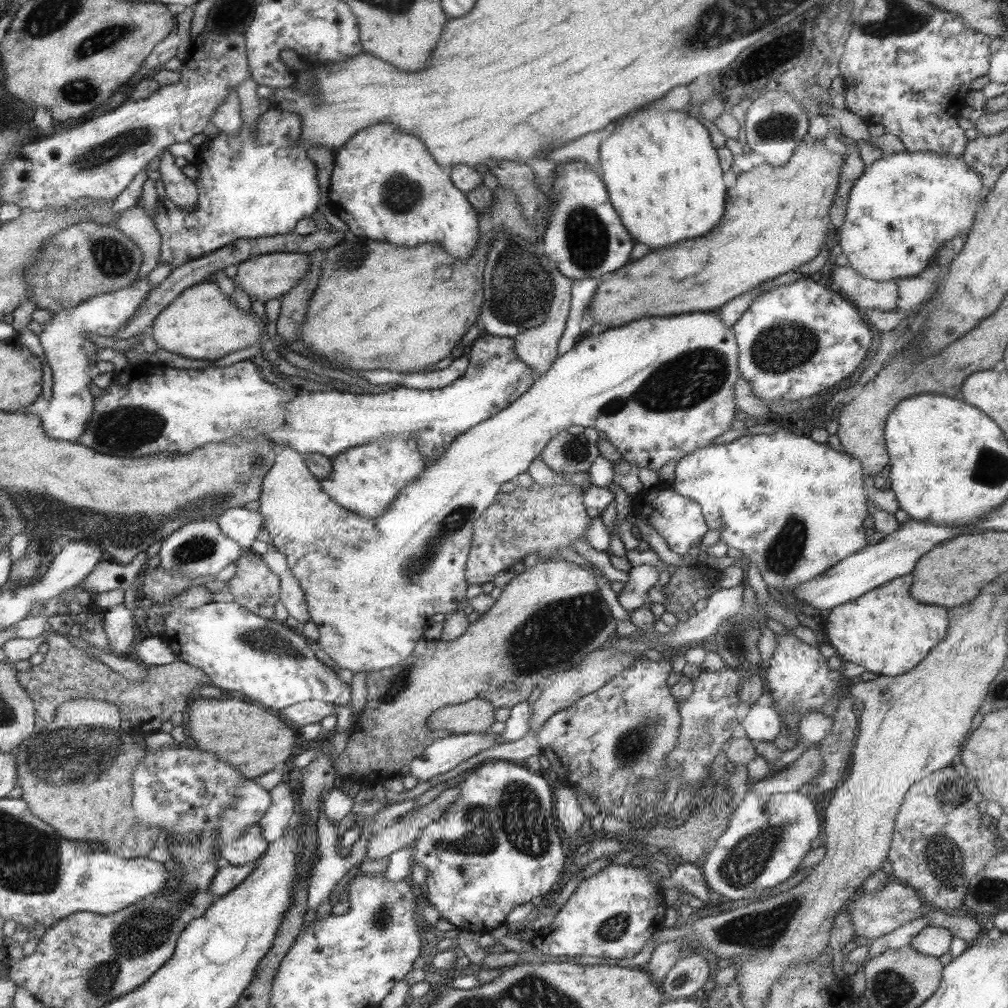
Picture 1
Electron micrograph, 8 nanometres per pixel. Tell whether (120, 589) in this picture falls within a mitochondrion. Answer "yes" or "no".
no

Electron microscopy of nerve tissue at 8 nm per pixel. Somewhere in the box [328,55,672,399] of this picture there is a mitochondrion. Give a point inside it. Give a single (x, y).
(516, 289)

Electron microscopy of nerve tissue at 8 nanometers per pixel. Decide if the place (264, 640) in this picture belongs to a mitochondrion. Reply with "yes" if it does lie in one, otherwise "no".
yes

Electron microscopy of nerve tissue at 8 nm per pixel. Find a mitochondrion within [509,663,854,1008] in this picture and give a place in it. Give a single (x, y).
(757, 933)

